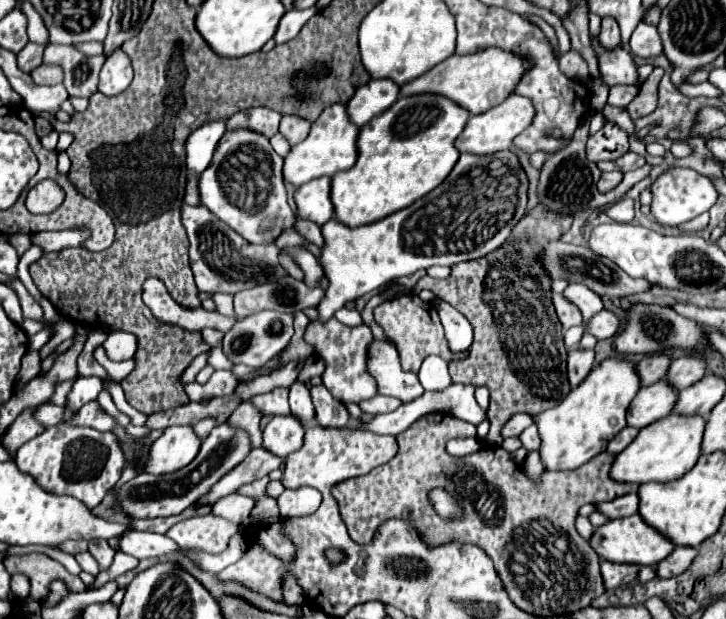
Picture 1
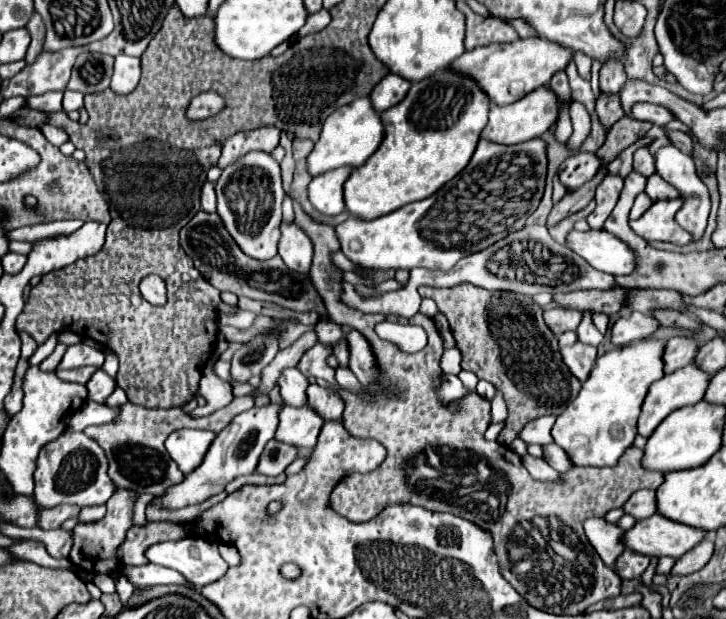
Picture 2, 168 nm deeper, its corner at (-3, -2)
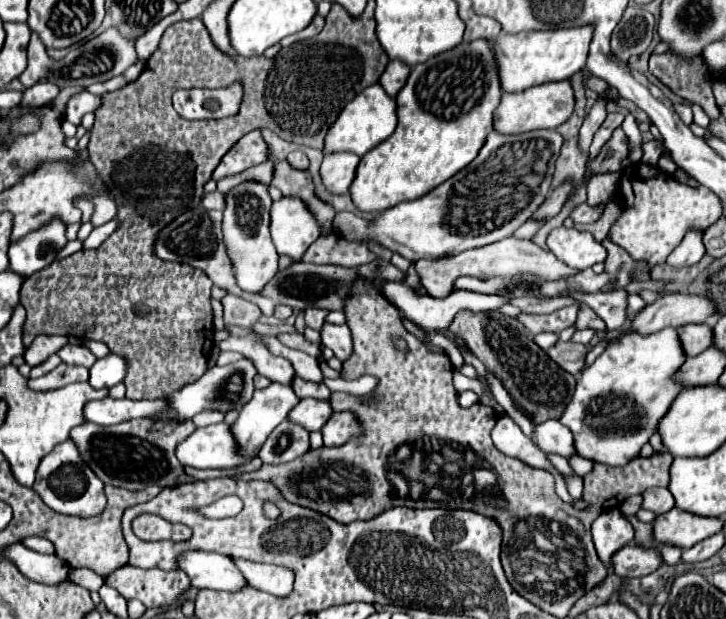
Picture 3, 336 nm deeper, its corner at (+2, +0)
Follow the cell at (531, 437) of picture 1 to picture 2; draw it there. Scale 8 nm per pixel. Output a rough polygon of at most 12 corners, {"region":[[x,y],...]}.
{"region":[[557,444],[543,446],[543,458],[557,472],[573,464]]}

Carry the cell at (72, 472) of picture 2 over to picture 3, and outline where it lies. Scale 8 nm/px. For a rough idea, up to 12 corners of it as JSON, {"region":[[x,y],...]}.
{"region":[[72,440],[42,462],[32,486],[46,506],[96,516],[104,484]]}

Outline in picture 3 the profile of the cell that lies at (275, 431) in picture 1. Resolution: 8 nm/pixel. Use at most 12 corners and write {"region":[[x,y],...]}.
{"region":[[304,398],[290,422],[320,430],[334,408],[330,400]]}

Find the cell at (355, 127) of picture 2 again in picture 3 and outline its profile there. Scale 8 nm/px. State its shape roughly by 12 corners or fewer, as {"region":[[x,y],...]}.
{"region":[[374,84],[344,106],[324,152],[364,156],[394,132],[396,98]]}

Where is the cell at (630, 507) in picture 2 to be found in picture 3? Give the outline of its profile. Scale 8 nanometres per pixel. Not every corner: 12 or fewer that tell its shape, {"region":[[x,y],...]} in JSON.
{"region":[[668,488],[646,490],[644,508],[664,514],[676,506]]}

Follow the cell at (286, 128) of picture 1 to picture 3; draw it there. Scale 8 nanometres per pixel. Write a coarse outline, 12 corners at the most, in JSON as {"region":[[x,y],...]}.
{"region":[[300,150],[290,152],[286,160],[294,168],[308,168],[308,156]]}

